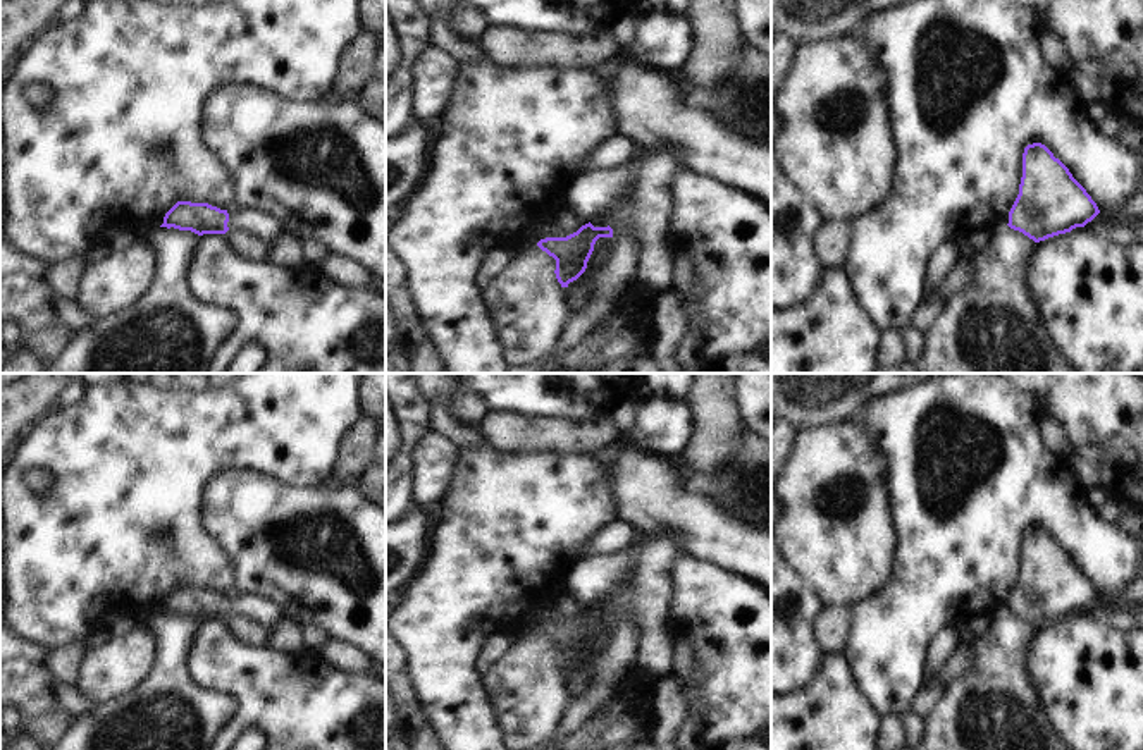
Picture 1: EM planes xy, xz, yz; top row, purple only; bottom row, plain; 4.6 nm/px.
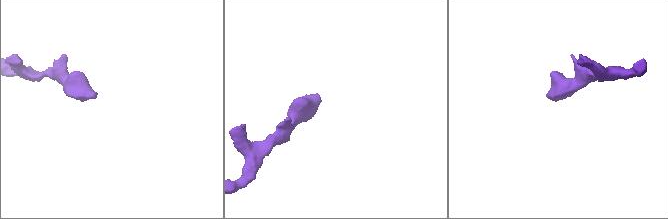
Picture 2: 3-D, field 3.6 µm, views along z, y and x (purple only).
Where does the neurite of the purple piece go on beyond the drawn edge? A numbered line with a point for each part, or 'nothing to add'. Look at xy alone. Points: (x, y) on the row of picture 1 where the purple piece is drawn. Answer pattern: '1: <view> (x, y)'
1: xy (259, 224)

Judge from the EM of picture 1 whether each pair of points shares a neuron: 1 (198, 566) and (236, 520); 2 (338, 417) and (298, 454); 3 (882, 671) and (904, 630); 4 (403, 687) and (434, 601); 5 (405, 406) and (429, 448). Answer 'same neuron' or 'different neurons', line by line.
1: different neurons
2: same neuron
3: same neuron
4: different neurons
5: different neurons

